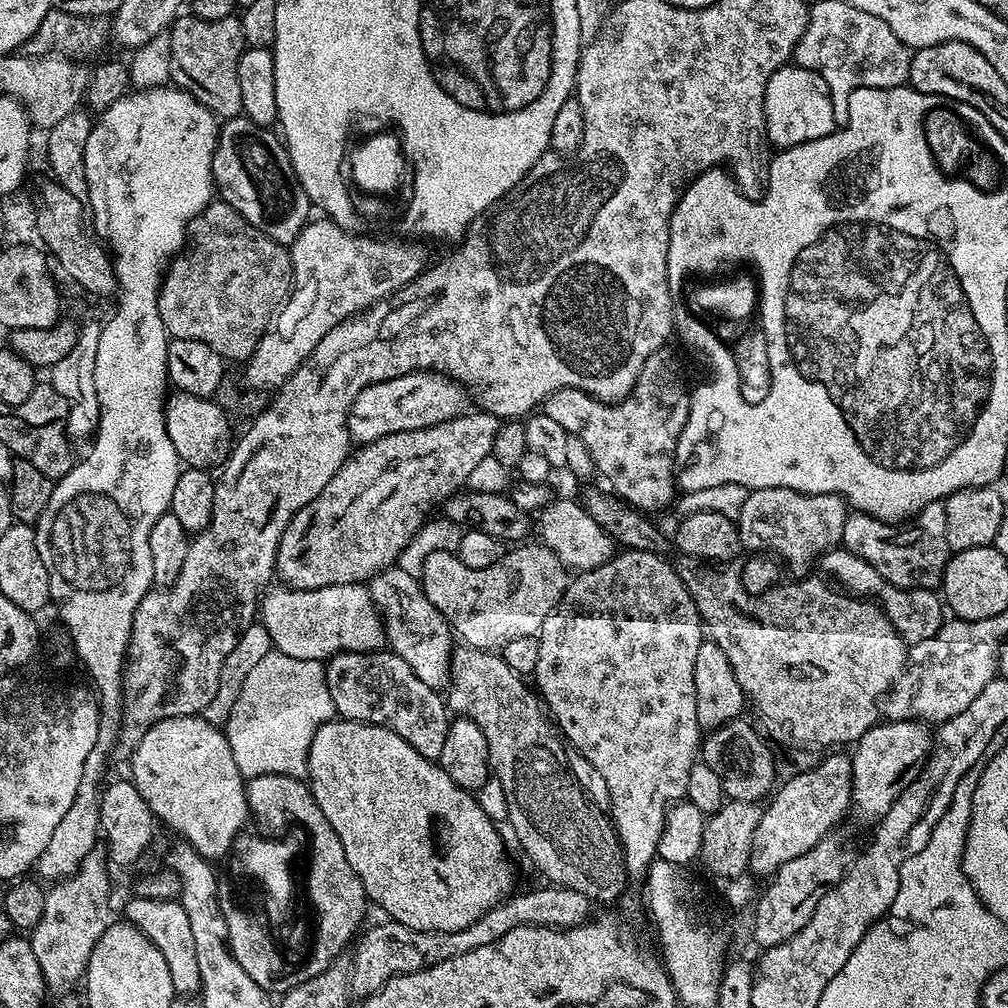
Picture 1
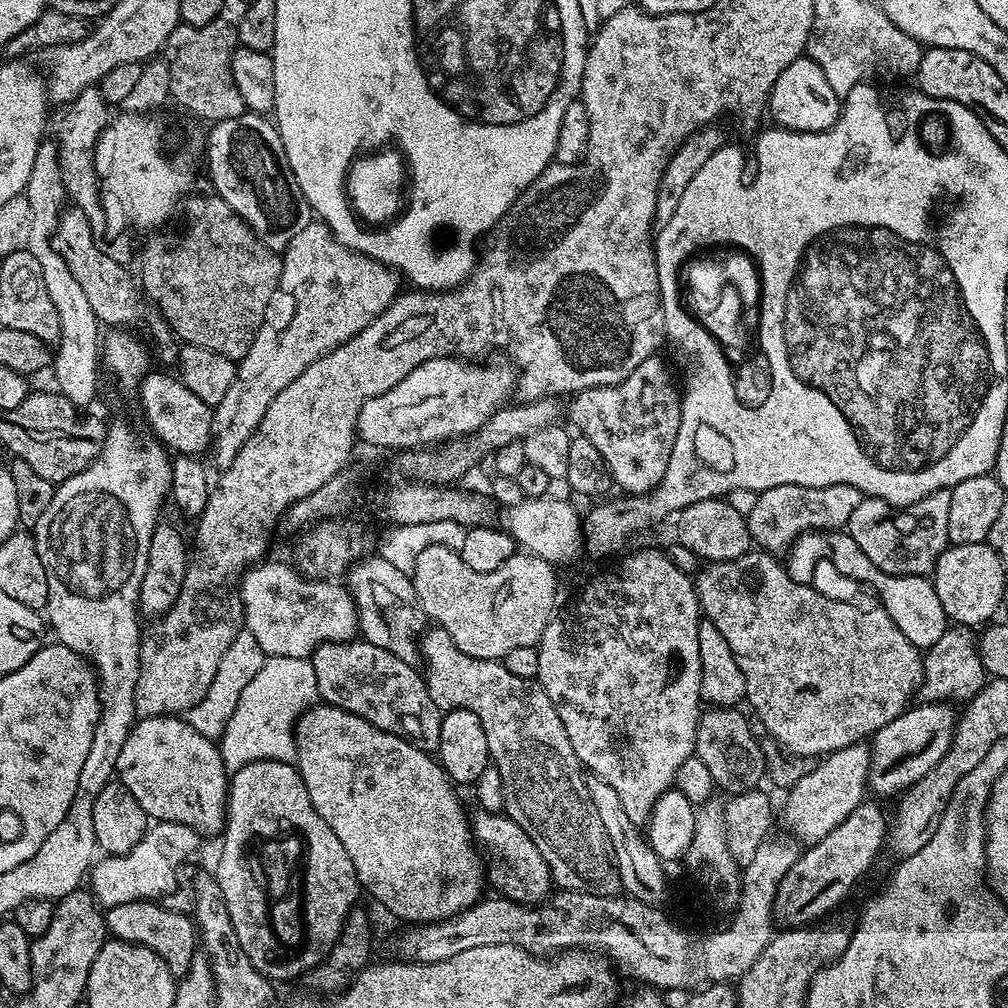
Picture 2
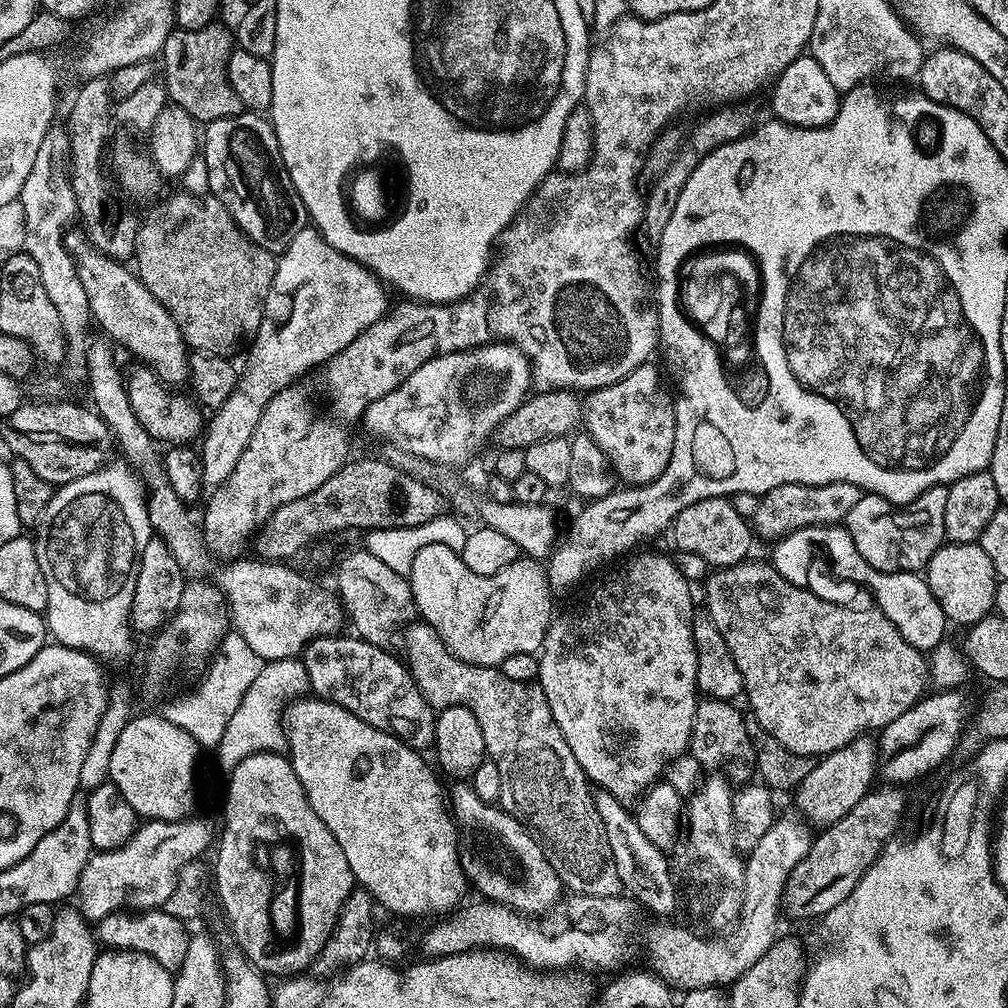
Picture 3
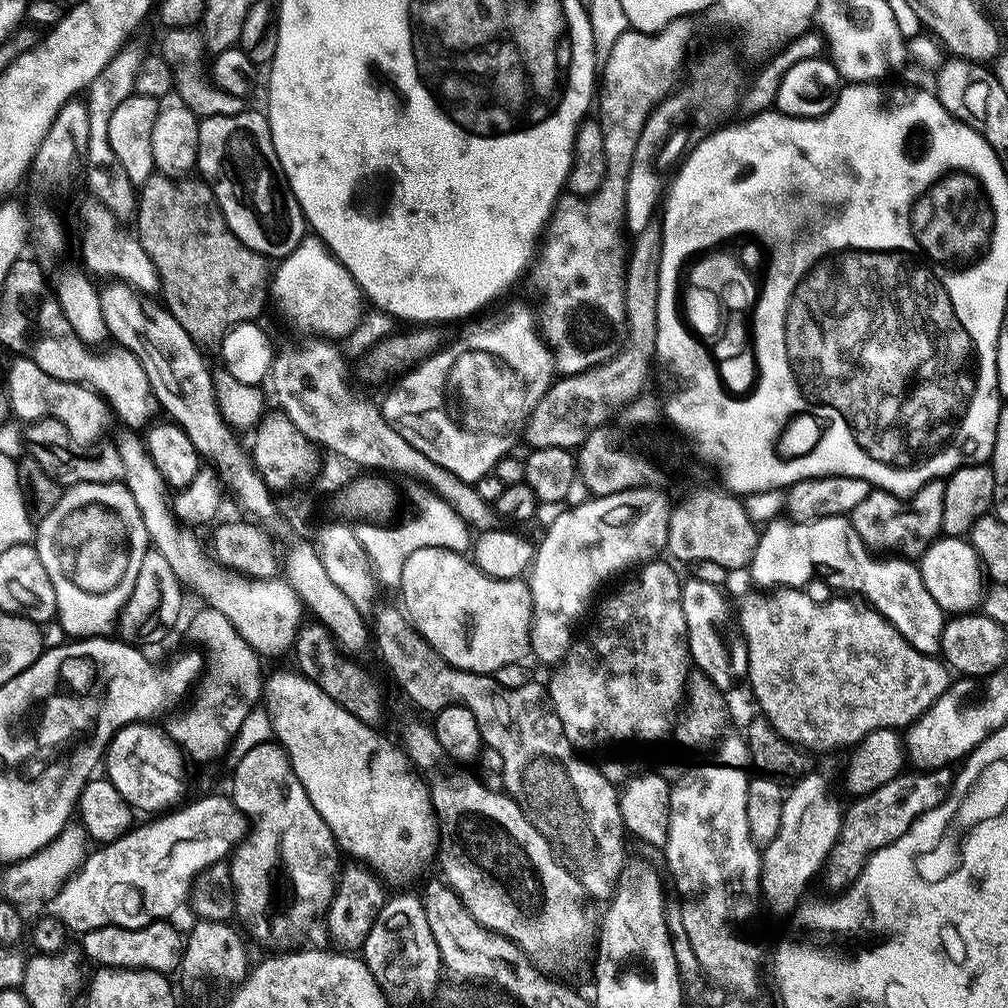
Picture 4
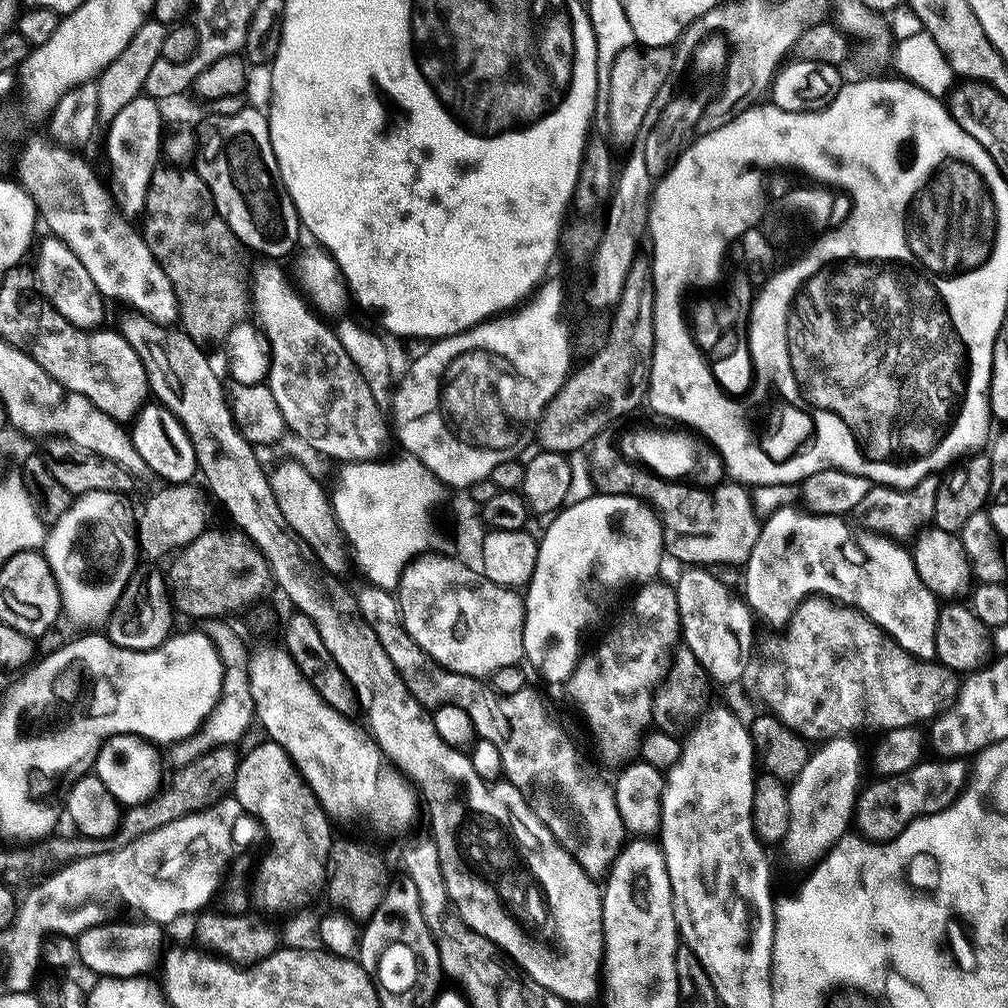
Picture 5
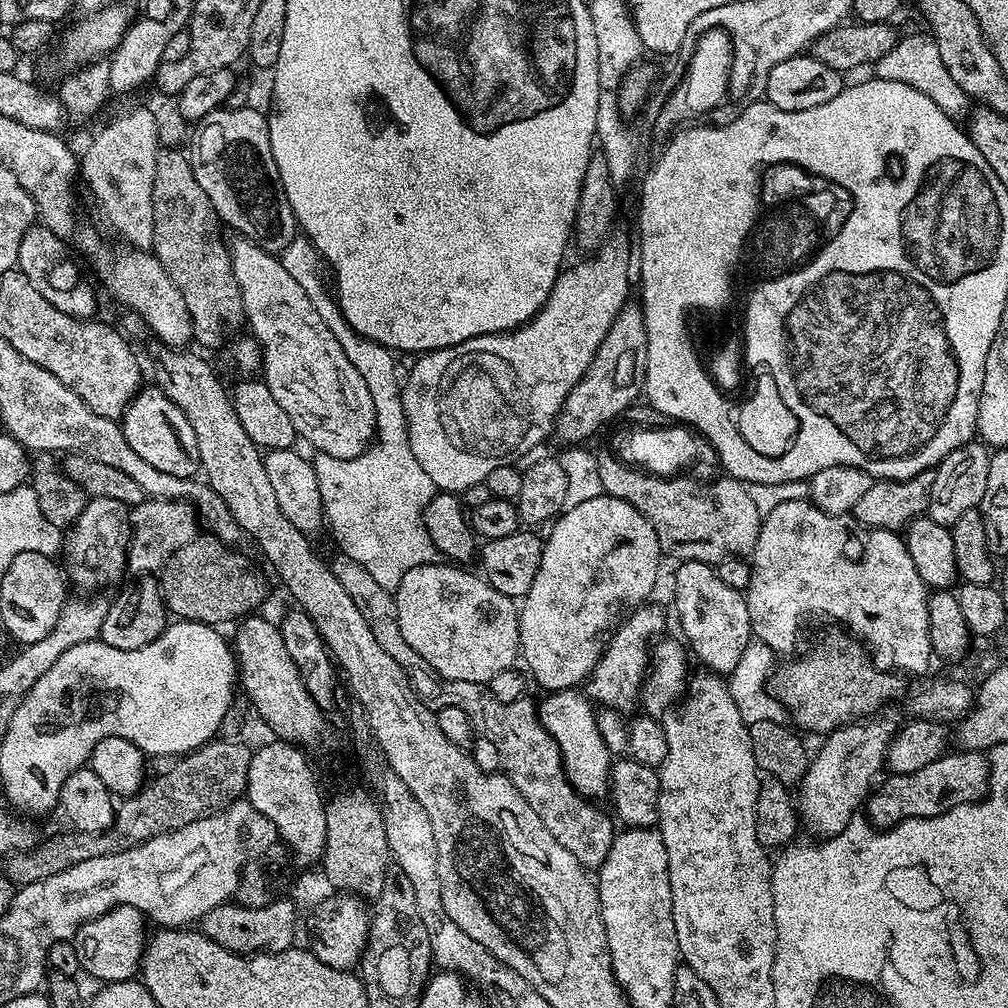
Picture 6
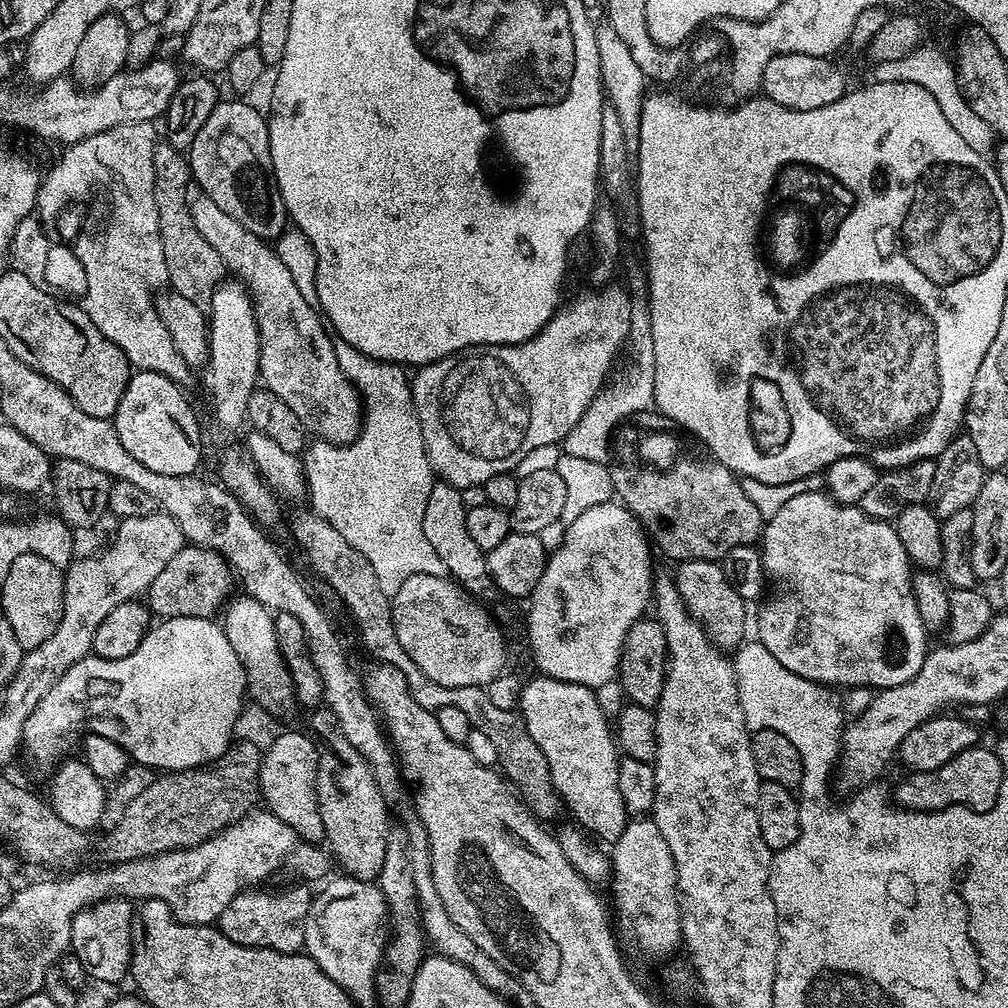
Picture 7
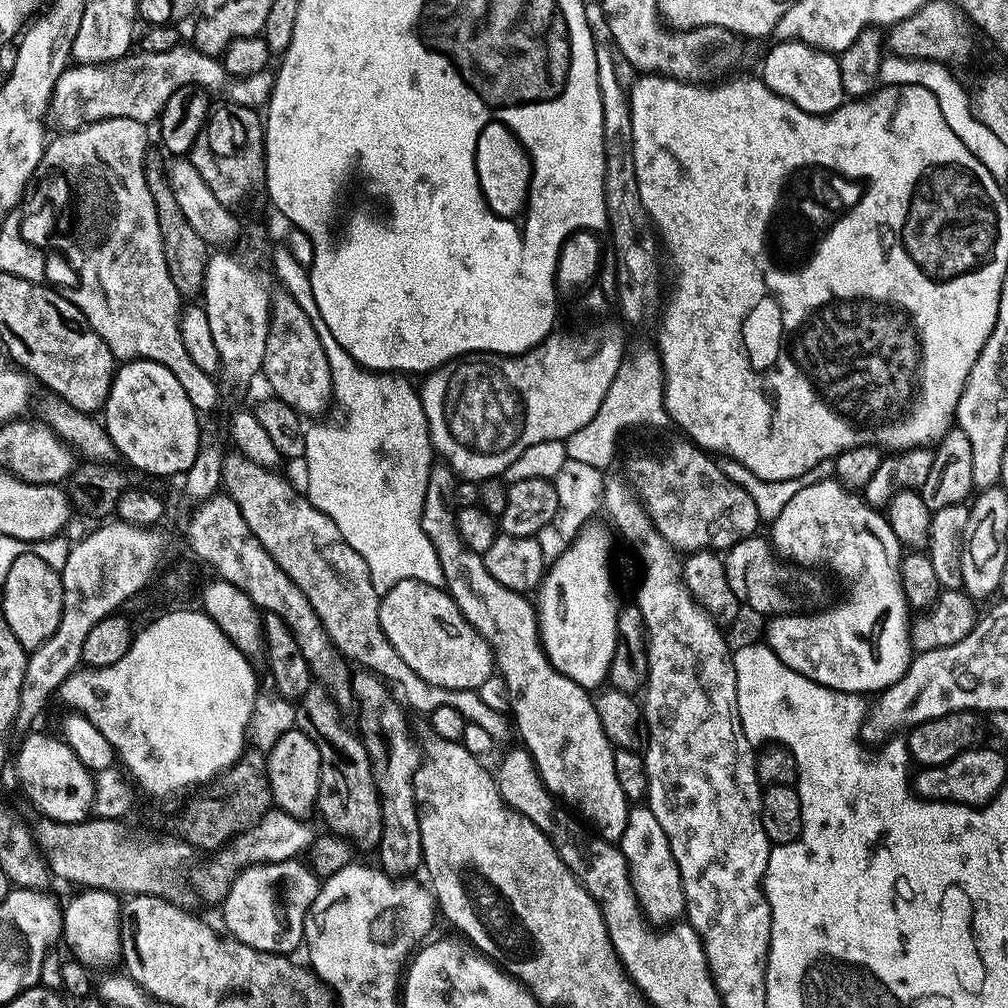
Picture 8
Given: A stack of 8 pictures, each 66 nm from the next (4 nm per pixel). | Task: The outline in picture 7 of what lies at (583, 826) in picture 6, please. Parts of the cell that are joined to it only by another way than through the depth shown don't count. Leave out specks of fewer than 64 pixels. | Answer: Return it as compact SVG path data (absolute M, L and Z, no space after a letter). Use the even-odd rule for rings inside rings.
M450 688L446 692L446 700L447 703L456 704L462 710L466 710L472 725L484 732L486 738L490 738L490 742L494 742L496 758L503 775L514 785L519 799L527 804L533 816L549 822L548 820L554 819L562 812L562 798L556 793L556 788L552 784L546 758L542 750L538 750L534 738L530 738L519 711L498 710L498 706L490 702L484 688Z

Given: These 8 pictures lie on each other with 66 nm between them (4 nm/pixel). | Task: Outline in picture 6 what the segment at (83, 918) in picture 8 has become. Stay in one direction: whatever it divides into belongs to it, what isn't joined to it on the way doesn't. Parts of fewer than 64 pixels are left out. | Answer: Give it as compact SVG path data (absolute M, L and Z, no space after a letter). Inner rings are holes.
M129 904L112 908L106 914L81 924L74 937L78 962L76 964L95 978L109 984L133 979L141 971L144 959L146 947L144 924L146 925L144 913Z

